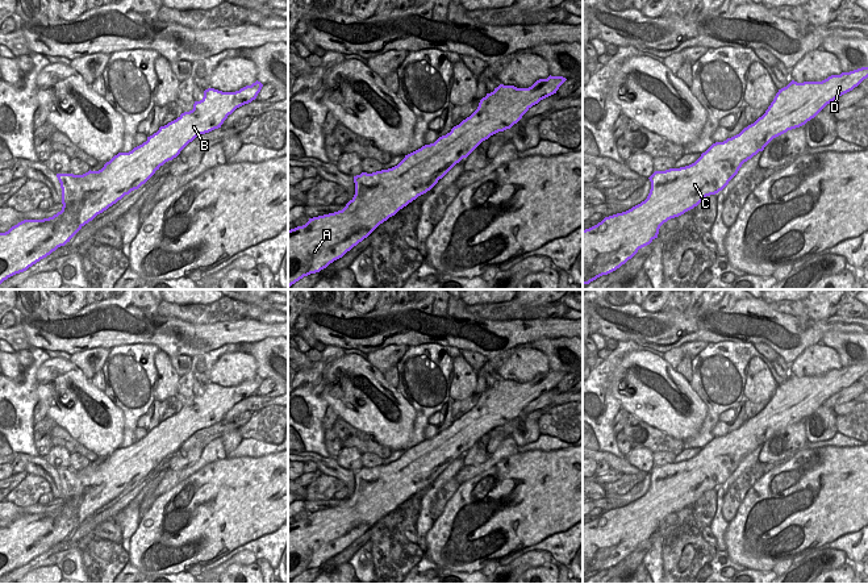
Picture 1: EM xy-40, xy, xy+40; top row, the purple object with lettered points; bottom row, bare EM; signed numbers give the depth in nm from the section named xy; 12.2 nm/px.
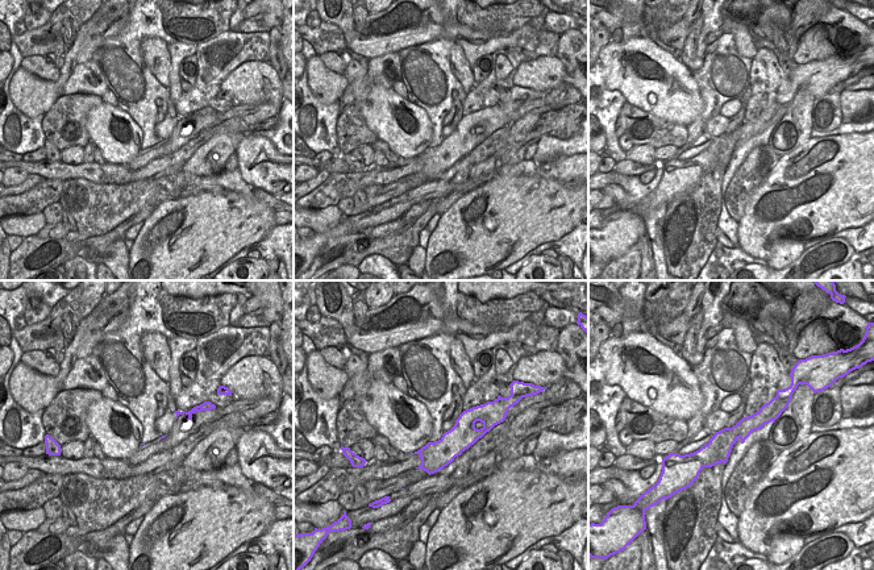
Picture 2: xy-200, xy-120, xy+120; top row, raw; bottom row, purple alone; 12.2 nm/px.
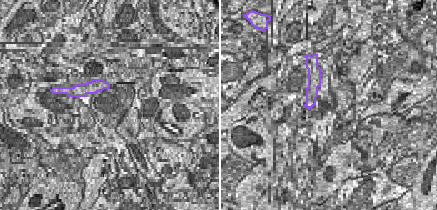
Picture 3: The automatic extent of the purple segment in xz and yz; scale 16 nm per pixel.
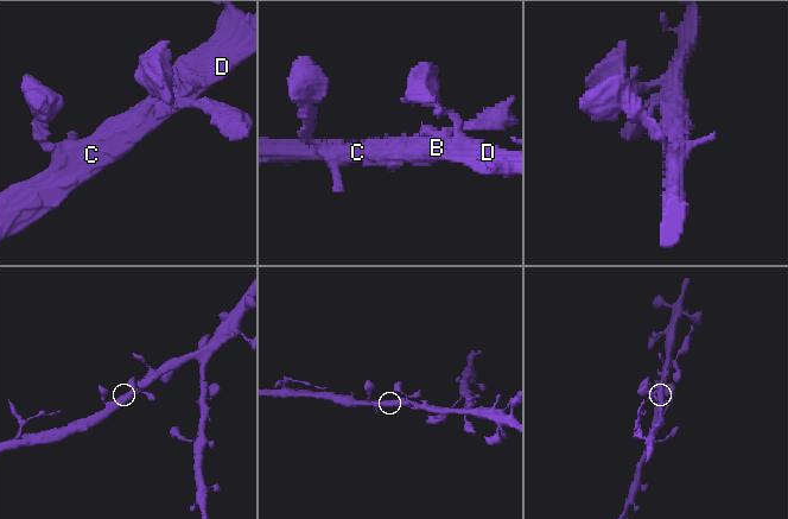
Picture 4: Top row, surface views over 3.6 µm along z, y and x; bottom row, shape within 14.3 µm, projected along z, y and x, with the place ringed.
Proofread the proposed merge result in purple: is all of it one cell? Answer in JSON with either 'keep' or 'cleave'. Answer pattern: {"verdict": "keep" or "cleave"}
{"verdict": "keep"}

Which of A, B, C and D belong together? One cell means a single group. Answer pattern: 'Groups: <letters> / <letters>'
Groups: A B C D

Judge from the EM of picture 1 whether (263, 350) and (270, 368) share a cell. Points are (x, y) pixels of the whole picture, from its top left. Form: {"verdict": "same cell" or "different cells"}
{"verdict": "same cell"}

